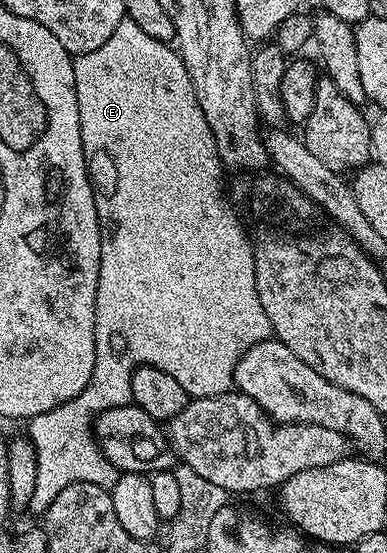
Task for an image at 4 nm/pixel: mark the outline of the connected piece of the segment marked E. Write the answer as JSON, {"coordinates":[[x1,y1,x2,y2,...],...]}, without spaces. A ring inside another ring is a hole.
{"coordinates":[[123,21,119,24,119,28,115,28,115,32,111,32,111,36,107,40,107,44,99,44,99,48,95,48,95,52,87,52,86,54,79,54,74,57,73,60,73,71,75,72,75,92,77,93,77,99,79,100,79,124,81,125,81,135,83,136,83,152,85,153,85,167,89,170,89,183,93,186,93,195,95,196,95,208,97,209,97,215,99,216,99,228,101,229,101,259,99,260,99,284,97,285,97,295,95,296,95,372,91,376,91,380,87,384,87,388,83,388,83,392,79,392,79,396,75,396,71,400,67,400,63,404,59,404,59,408,51,408,51,412,43,412,39,416,28,419,27,426,29,426,29,431,27,431,27,437,32,442,34,448,37,450,37,466,38,475,35,478,35,490,34,495,31,496,30,504,28,506,28,513,37,514,37,516,44,515,45,509,51,504,51,500,55,500,55,496,59,496,59,492,63,488,67,488,72,482,84,481,90,482,91,484,99,484,106,488,112,487,113,483,116,482,119,471,114,468,114,466,109,463,107,459,103,456,103,452,97,446,97,439,93,437,93,431,91,429,98,414,101,414,104,410,110,410,116,406,127,406,130,405,133,393,131,392,131,376,133,371,139,366,154,366,159,368,160,371,173,370,173,375,177,374,175,380,178,378,185,378,187,374,187,380,191,380,191,388,196,392,199,392,201,388,199,386,207,386,207,398,212,395,221,395,228,393,234,389,235,383,233,381,233,373,237,367,237,362,240,360,242,354,246,354,249,349,255,344,266,341,270,337,271,331,269,328,269,321,267,320,267,312,263,312,263,304,259,304,259,292,257,291,257,285,255,284,255,260,253,259,253,251,255,249,254,243,251,241,249,243,249,238,245,235,245,230,243,227,237,223,237,214,235,211,229,207,229,202,227,199,221,195,221,173,223,173,223,167,221,164,221,158,217,155,217,145,215,144,215,136,211,132,211,128,207,124,207,120,203,116,203,108,199,108,199,100,195,96,195,88,191,84,191,76,187,72,187,68,183,64,180,53,170,43,160,42,155,40,151,36,147,36,147,32,143,32,143,28,139,28,139,24,135,24,131,21],[85,458,85,474,80,474,79,471,73,470,70,474,64,474,61,471,61,466,77,466]]}

